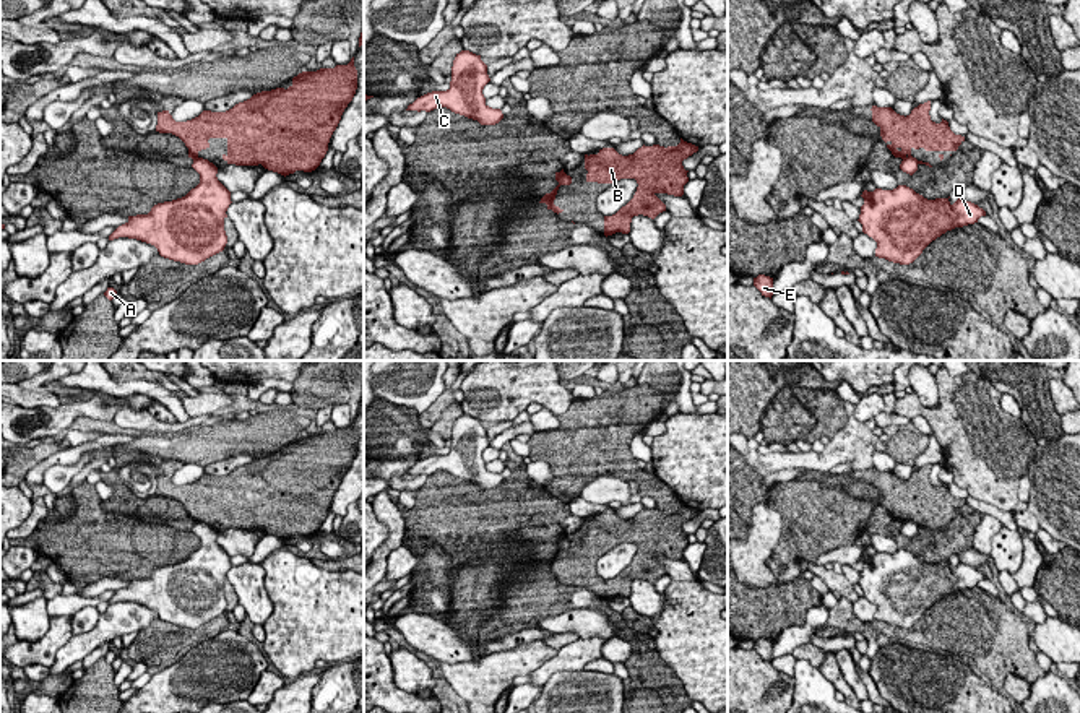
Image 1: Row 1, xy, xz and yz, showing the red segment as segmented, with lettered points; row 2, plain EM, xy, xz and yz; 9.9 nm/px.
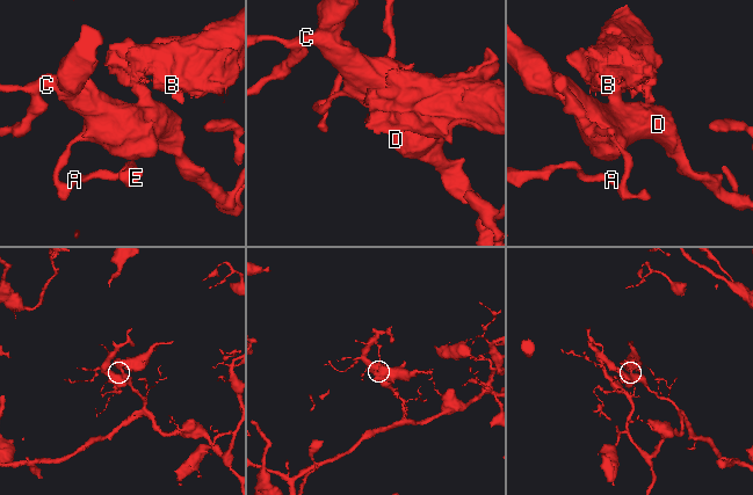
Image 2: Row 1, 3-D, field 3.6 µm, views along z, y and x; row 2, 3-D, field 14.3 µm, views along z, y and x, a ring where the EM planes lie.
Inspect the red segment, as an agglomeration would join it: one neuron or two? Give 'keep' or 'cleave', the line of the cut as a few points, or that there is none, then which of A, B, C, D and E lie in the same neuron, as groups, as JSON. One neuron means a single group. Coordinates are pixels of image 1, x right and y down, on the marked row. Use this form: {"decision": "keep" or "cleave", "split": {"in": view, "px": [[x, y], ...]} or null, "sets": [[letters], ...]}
{"decision": "cleave", "split": {"in": "xy", "px": [[197, 156], [194, 161]]}, "sets": [["A", "C", "D", "E"], ["B"]]}

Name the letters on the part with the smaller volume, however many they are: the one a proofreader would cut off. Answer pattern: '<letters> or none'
B

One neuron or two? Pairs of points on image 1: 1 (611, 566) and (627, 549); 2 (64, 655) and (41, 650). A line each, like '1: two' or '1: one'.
1: one
2: two

